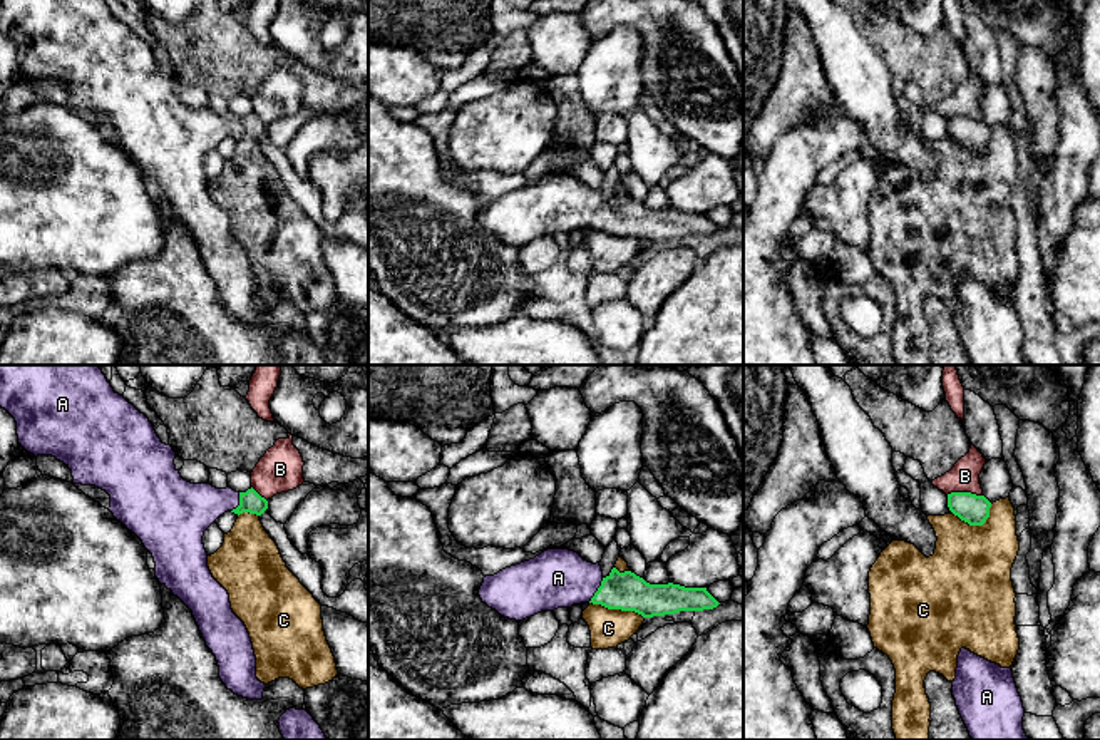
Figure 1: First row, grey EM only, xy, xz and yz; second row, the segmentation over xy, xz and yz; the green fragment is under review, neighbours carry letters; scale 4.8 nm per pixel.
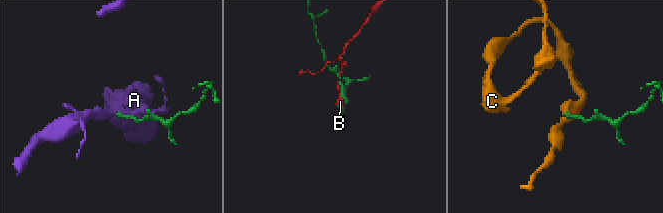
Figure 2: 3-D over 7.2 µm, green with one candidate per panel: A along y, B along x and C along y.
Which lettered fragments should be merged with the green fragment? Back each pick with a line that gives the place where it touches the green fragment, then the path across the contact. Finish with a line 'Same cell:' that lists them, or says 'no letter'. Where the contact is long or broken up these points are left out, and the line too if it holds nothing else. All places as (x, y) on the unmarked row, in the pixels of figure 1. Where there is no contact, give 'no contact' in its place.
A: meets green in xz at (598, 215); runs through xz (627, 216), (598, 215), (583, 206), (558, 203)
Same cell: A

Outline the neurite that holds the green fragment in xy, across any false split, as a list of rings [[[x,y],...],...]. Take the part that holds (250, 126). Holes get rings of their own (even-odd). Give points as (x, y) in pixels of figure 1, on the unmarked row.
[[[0,0],[0,32],[15,44],[18,69],[27,77],[35,82],[55,82],[72,95],[74,109],[95,110],[111,121],[109,136],[152,179],[159,208],[193,236],[206,271],[216,281],[221,306],[238,321],[261,325],[266,310],[256,303],[256,281],[249,258],[233,238],[228,216],[213,203],[208,193],[203,161],[224,137],[261,141],[268,134],[268,126],[253,112],[246,117],[236,117],[231,112],[216,114],[209,107],[191,109],[184,105],[174,90],[176,77],[172,72],[161,67],[144,39],[114,17],[105,0]]]

